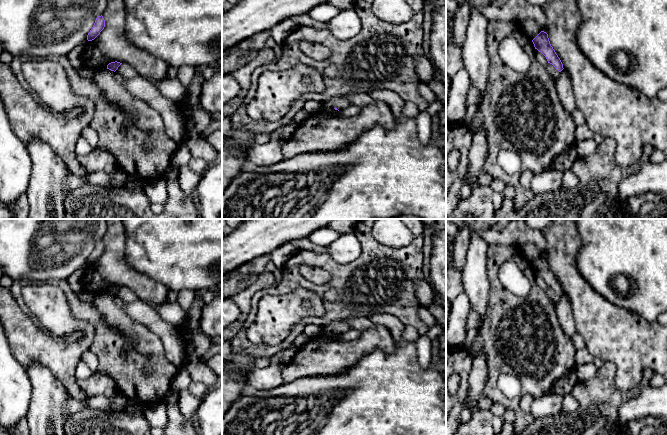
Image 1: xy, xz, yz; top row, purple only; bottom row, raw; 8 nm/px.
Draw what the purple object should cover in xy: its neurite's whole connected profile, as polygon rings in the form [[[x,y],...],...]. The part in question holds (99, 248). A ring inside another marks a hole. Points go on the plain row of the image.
[[[102,239],[98,240],[95,244],[95,247],[92,253],[87,259],[87,264],[88,265],[94,264],[100,258],[100,256],[104,253],[104,251],[105,251],[105,244],[103,240]]]

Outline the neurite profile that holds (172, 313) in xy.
[[[166,301],[159,306],[149,306],[157,312],[161,319],[174,327],[181,328],[186,322],[186,311],[177,302]]]

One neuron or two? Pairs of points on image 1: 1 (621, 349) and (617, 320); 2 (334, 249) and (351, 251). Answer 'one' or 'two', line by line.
1: one
2: one

